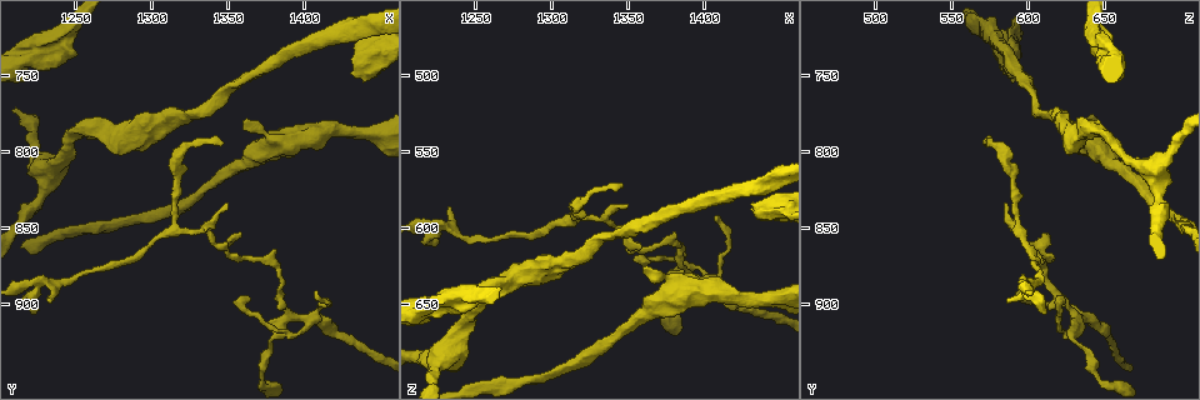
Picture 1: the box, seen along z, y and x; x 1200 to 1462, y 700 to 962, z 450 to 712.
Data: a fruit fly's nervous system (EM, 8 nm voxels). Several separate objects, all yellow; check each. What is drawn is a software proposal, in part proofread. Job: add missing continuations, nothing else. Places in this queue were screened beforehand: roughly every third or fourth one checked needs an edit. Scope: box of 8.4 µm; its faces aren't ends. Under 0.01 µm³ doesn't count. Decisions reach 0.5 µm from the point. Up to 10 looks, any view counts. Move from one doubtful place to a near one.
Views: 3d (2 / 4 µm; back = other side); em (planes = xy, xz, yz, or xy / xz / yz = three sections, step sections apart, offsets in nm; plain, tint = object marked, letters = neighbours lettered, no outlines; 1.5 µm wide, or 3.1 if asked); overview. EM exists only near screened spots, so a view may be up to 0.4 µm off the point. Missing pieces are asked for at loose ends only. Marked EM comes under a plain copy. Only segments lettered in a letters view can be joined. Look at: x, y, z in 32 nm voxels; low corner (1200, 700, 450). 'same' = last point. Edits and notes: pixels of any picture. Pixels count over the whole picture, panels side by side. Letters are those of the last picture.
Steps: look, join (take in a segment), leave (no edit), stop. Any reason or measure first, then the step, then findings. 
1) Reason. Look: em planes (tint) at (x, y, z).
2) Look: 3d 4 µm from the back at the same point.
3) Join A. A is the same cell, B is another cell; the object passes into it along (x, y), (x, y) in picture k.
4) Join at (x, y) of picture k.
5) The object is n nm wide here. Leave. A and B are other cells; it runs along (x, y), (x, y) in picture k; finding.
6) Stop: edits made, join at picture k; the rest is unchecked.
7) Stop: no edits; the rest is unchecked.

Free end. Look: em planes (letters) at (1430, 750, 590).

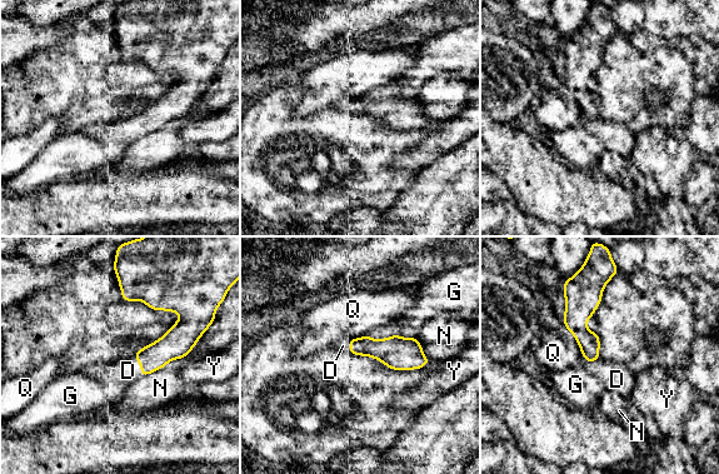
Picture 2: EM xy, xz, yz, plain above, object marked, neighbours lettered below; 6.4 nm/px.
Join D. D is the same cell, G, N, Q and Y are other cells; the cell continues.

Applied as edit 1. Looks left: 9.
Free end. Look: 3d 2 µm at (1248, 736, 642).

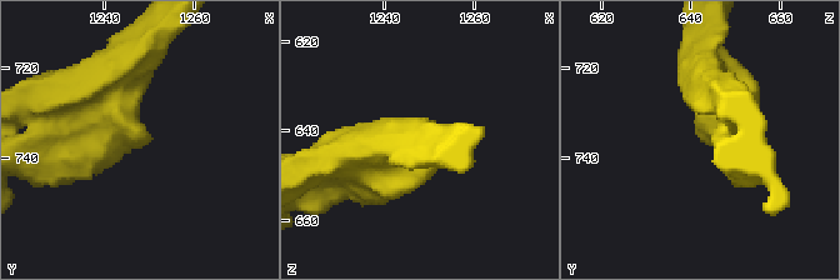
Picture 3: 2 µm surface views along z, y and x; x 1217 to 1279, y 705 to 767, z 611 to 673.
Need the tissue. Look: em planes (letters) at (1248, 735, 641).

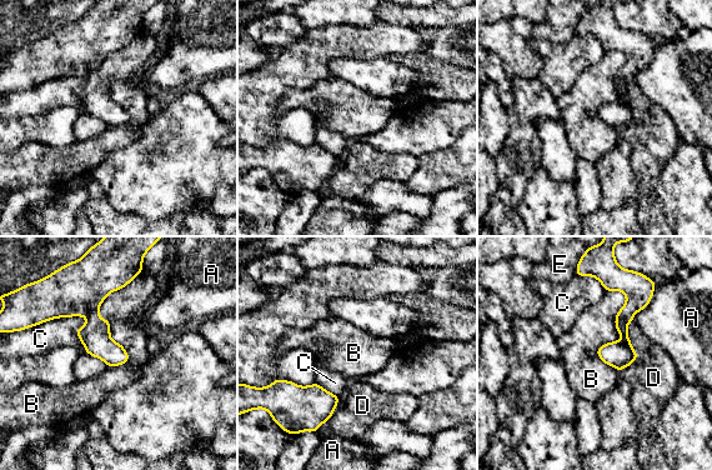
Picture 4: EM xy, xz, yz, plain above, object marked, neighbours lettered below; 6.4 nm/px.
The longest contact is with B, 650 nm. Leave. A, B, C, D and E are other cells; none of them fits.

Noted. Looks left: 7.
Branch stops here. Look: em xz step 4 (letters) at (1360, 780, 624).

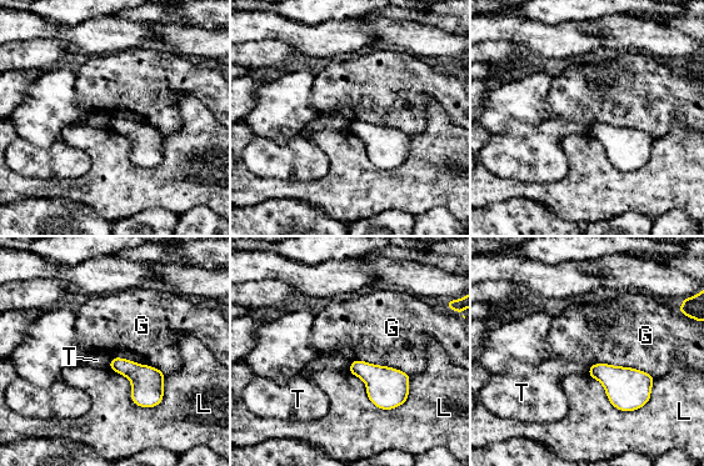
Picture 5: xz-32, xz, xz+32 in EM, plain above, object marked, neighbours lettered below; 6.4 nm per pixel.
Leave. G, L and T are other cells; a border runs along (590, 365), (629, 366), (654, 377) in picture 5; none of them fits.

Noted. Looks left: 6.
Free end. Look: 3d 4 µm at (1410, 890, 594).

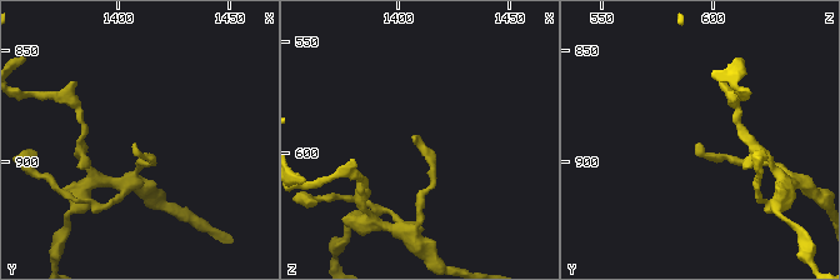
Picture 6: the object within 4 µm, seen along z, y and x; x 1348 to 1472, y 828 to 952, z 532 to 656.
Shape alone is not enough. Look: em planes (letters) at (1408, 891, 593).

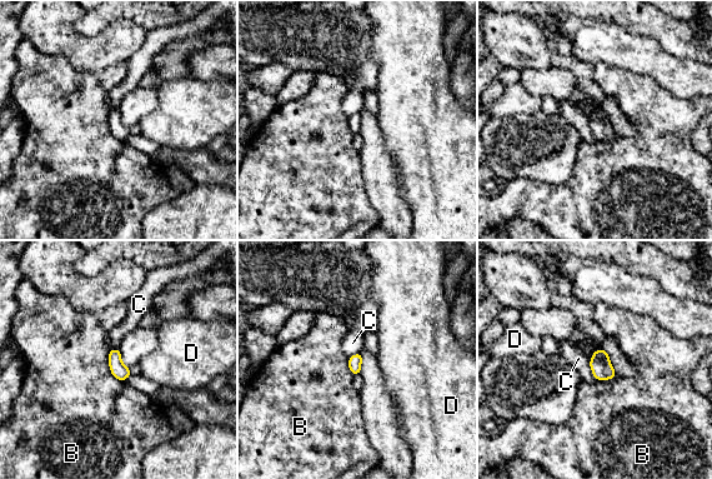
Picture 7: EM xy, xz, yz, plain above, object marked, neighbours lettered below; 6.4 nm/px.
The longest contact is with B, 220 nm. Leave. B, C and D are other cells; a border runs along (590, 358), (590, 369), (595, 379) in picture 7; none of them fits.

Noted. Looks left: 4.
Stop: edits made, join at picture 2; the rest is unchecked.

